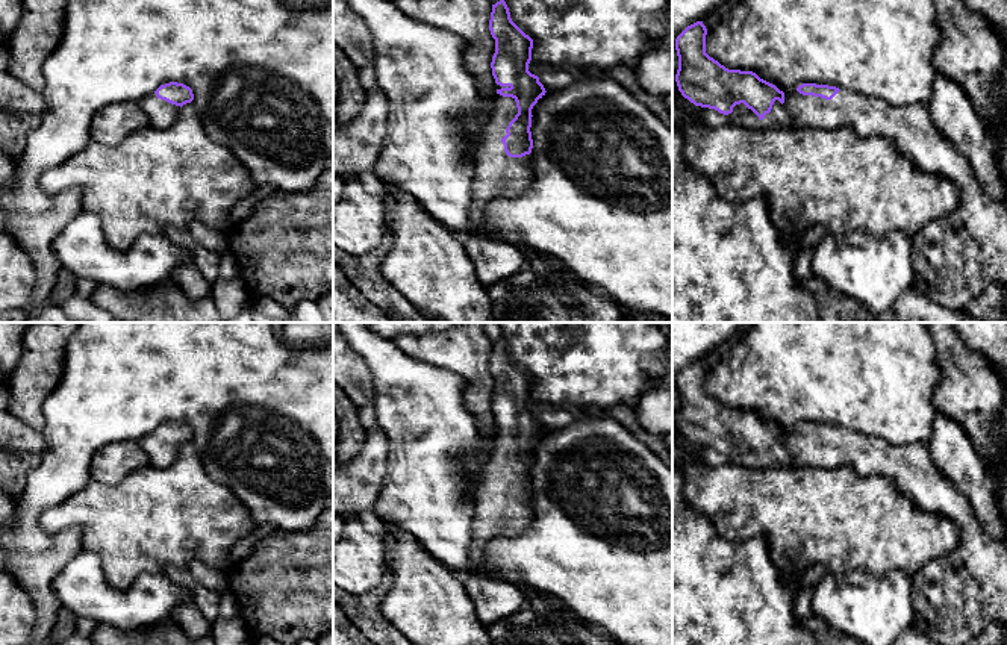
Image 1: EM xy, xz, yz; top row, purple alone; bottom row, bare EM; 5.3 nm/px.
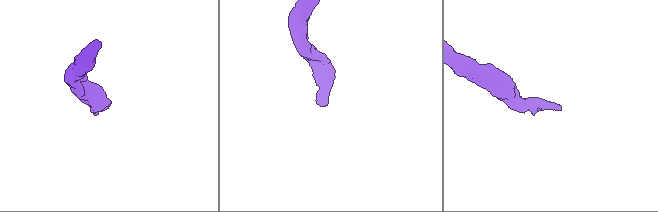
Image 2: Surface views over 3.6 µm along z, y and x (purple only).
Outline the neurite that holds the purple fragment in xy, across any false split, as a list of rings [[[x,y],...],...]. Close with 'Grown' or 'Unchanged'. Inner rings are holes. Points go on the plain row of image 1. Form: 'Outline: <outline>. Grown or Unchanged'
Outline: [[[170,421],[161,424],[153,433],[141,439],[141,447],[150,459],[150,465],[168,466],[177,457],[183,444],[194,439],[192,428],[183,422]]]. Grown

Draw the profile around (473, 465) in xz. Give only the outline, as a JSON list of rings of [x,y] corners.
[[[457,450],[453,453],[453,456],[459,457],[462,460],[462,465],[465,466],[465,471],[469,475],[477,477],[483,462],[475,456],[477,450]]]

